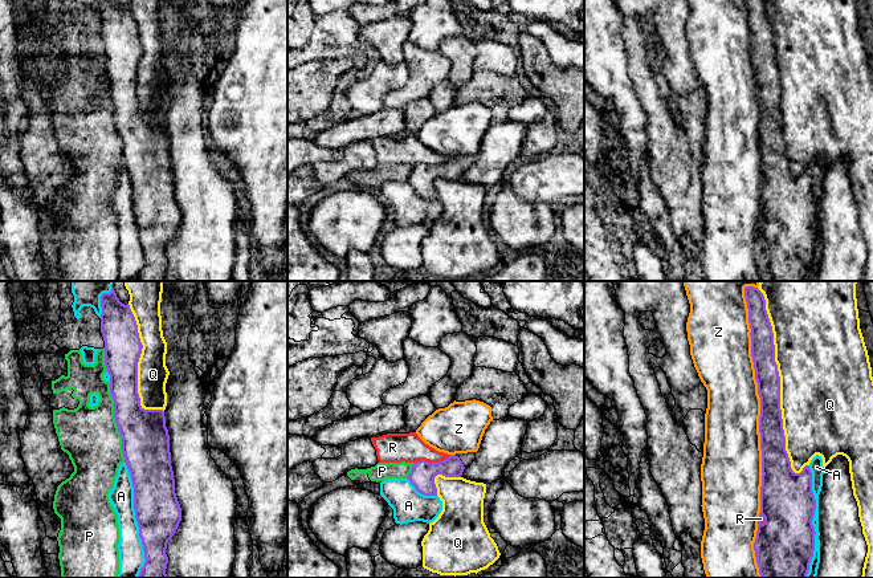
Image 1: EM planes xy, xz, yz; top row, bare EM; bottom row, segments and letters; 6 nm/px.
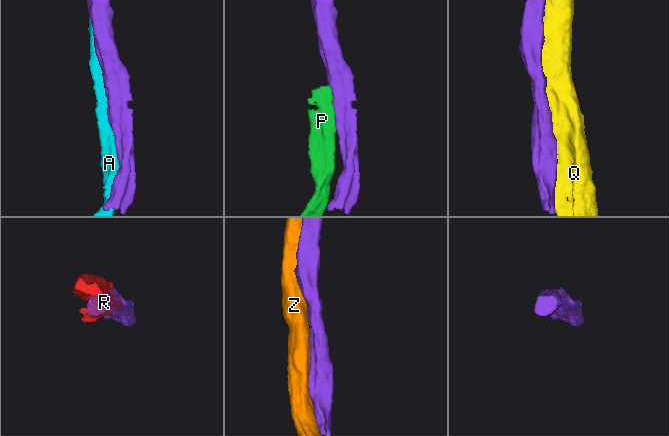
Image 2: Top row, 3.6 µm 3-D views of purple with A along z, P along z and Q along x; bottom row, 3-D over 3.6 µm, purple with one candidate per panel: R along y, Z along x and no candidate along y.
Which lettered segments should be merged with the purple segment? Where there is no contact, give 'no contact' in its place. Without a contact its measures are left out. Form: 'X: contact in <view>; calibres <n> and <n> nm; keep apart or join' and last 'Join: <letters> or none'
A: contact in xy; calibres 280 and 160 nm; keep apart
P: contact in xy; calibres 280 and 360 nm; keep apart
Q: contact in yz; calibres 140 and 500 nm; keep apart
R: contact in xz; calibres 150 and 180 nm; keep apart
Z: contact in yz; calibres 150 and 340 nm; keep apart
Join: none

